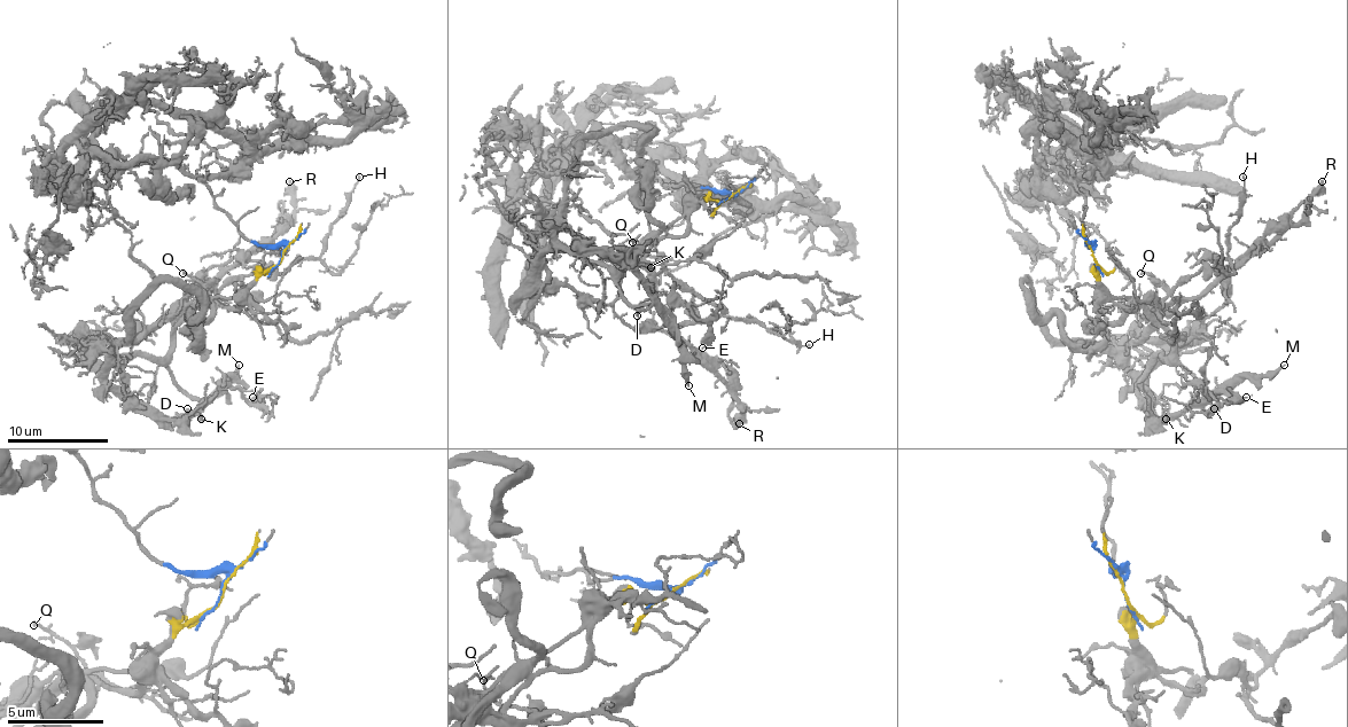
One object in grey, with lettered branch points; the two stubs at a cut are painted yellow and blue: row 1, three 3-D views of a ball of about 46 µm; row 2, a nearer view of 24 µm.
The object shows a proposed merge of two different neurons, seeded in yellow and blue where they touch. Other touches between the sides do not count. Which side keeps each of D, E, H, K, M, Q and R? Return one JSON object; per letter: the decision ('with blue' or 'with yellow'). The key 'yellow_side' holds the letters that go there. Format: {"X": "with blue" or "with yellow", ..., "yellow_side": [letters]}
{"D": "with yellow", "E": "with yellow", "H": "with yellow", "K": "with yellow", "M": "with yellow", "Q": "with yellow", "R": "with yellow", "yellow_side": ["D", "E", "H", "K", "M", "Q", "R"]}

